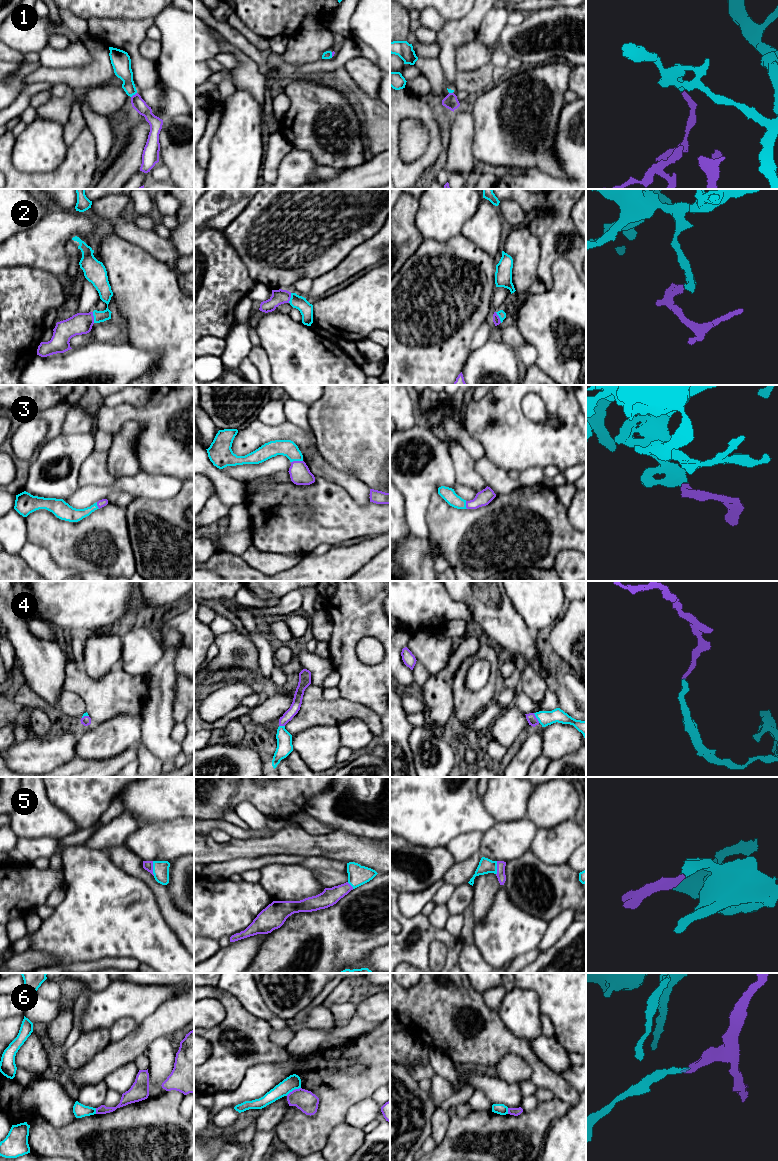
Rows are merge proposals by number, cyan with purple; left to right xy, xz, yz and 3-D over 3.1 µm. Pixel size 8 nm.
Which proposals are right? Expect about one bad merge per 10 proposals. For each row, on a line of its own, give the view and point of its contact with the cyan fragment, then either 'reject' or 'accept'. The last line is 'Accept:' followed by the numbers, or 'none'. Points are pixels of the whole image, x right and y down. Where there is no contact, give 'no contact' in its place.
1: xy (133, 94) | reject
2: xy (94, 317) | accept
3: xz (296, 460) | accept
4: yz (536, 717) | accept
5: xy (153, 868) | accept
6: xz (293, 1089) | reject
Accept: 2, 3, 4, 5

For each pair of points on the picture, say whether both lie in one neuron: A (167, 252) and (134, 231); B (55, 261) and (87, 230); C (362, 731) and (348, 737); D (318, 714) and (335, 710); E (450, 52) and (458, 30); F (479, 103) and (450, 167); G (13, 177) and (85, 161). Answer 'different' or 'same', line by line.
A: same
B: same
C: same
D: same
E: same
F: different
G: same

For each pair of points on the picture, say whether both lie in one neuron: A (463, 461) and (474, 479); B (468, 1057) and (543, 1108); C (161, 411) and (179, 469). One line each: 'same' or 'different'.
A: same
B: different
C: same

